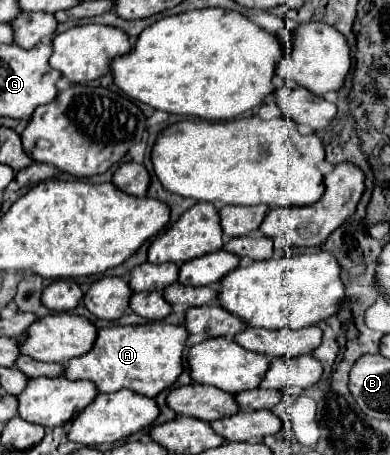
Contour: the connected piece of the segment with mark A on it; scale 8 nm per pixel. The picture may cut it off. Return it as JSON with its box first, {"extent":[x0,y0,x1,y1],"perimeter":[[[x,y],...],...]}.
{"extent":[66,322,188,398],"perimeter":[[[162,322],[138,326],[112,326],[98,330],[96,342],[90,352],[66,364],[68,380],[90,380],[98,392],[118,392],[128,388],[136,394],[154,398],[164,388],[172,386],[182,372],[182,354],[188,332],[184,326]]]}

